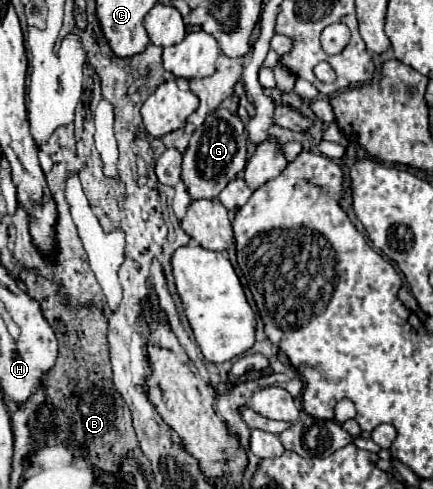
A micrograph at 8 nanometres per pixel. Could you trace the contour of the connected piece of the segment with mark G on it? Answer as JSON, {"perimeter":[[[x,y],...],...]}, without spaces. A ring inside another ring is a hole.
{"perimeter":[[[217,108],[193,132],[189,146],[183,154],[181,180],[185,182],[191,200],[203,200],[203,198],[217,200],[223,186],[227,186],[231,178],[237,178],[243,172],[245,162],[247,162],[247,134],[243,122],[229,110]]]}

